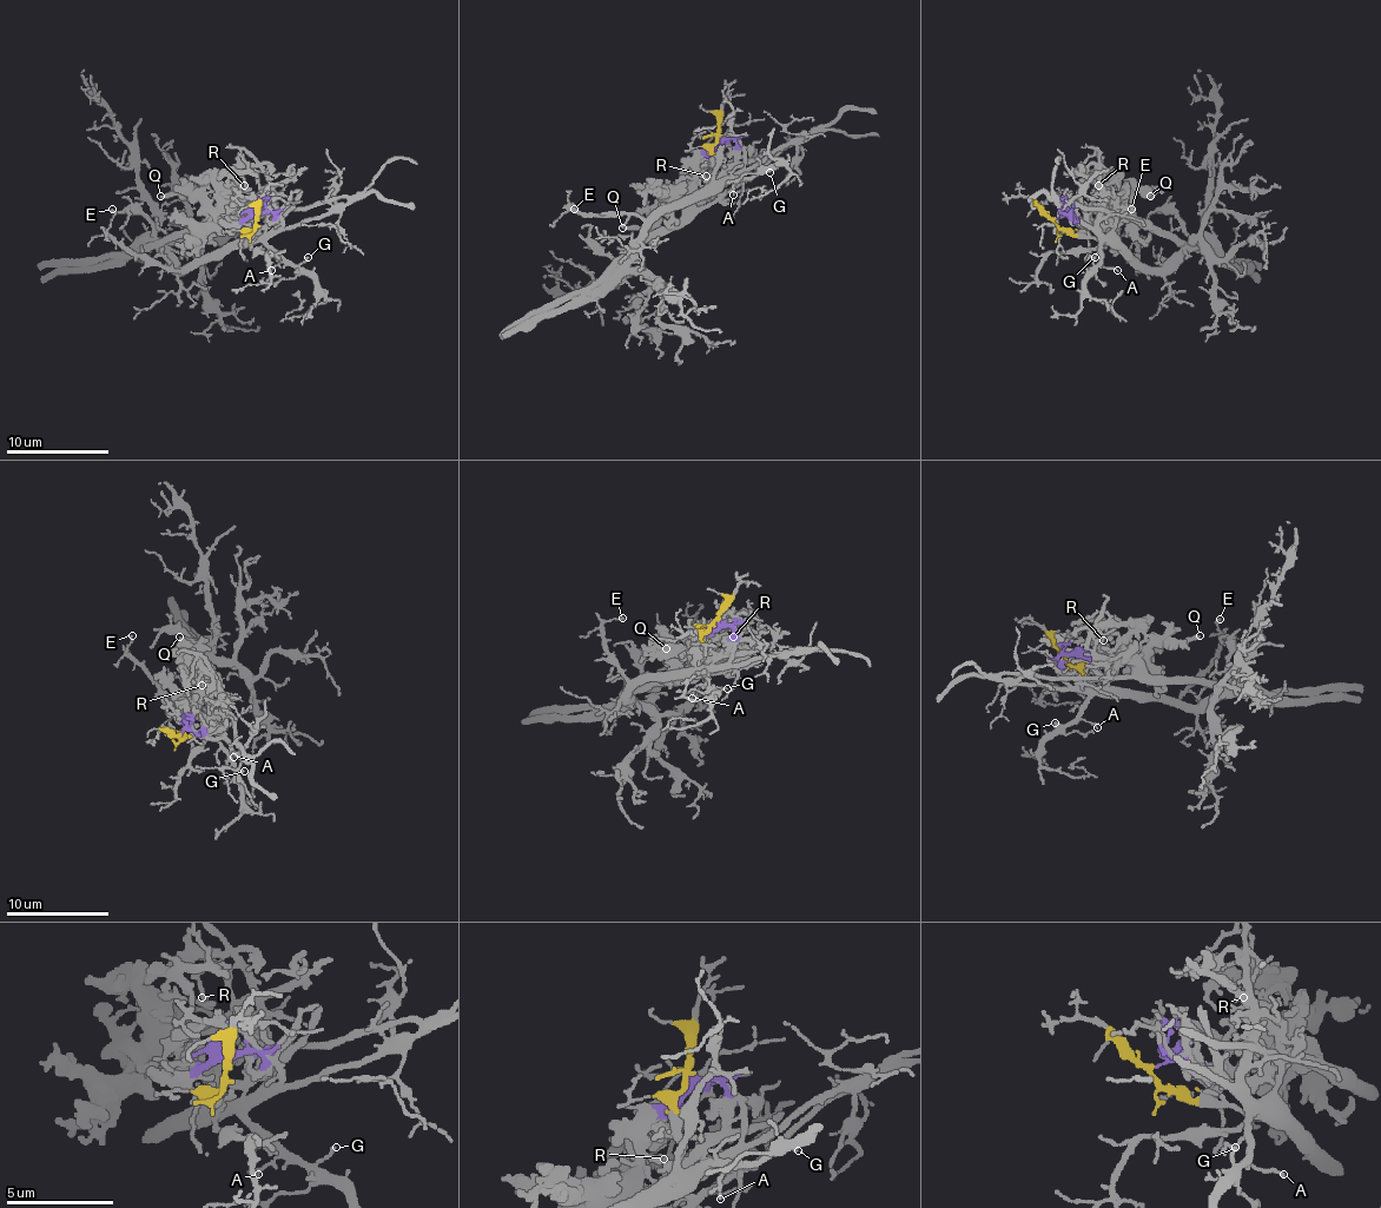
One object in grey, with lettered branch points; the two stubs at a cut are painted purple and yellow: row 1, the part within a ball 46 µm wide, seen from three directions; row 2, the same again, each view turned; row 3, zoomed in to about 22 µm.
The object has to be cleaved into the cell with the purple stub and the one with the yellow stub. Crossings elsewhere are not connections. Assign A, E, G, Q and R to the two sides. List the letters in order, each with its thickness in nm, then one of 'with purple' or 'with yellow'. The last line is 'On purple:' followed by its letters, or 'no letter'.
A: 130 nm | with yellow
E: 140 nm | with yellow
G: 140 nm | with yellow
Q: 280 nm | with purple
R: 160 nm | with purple
On purple: Q, R

